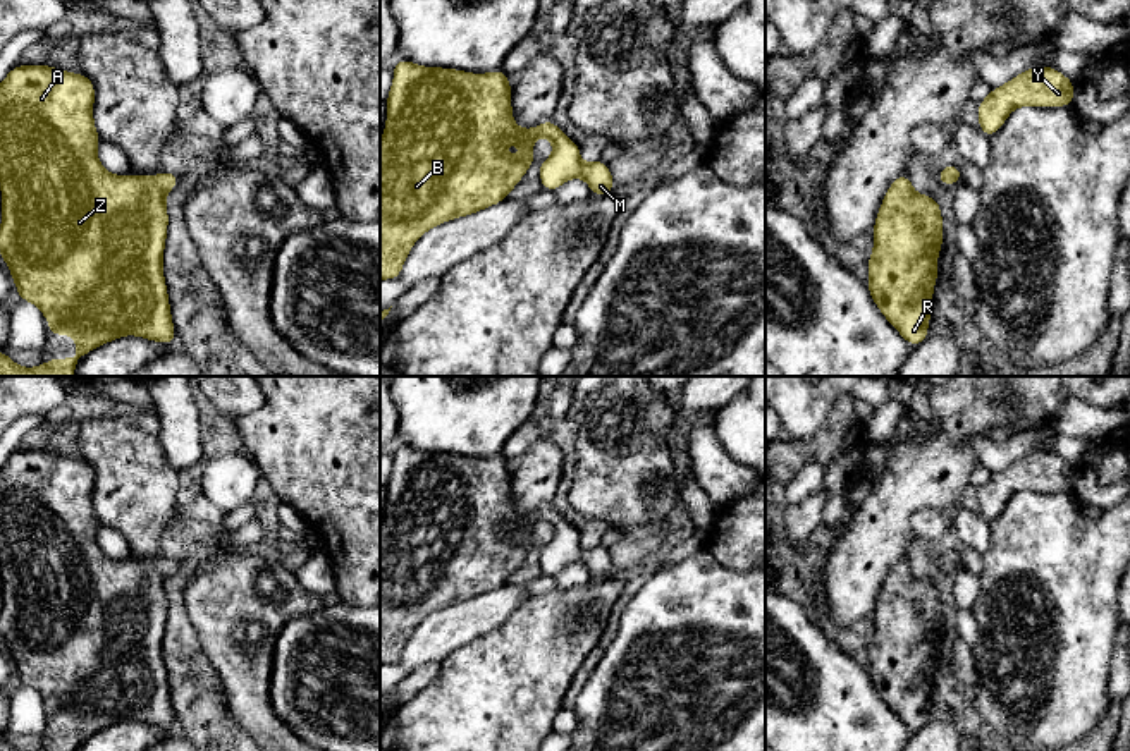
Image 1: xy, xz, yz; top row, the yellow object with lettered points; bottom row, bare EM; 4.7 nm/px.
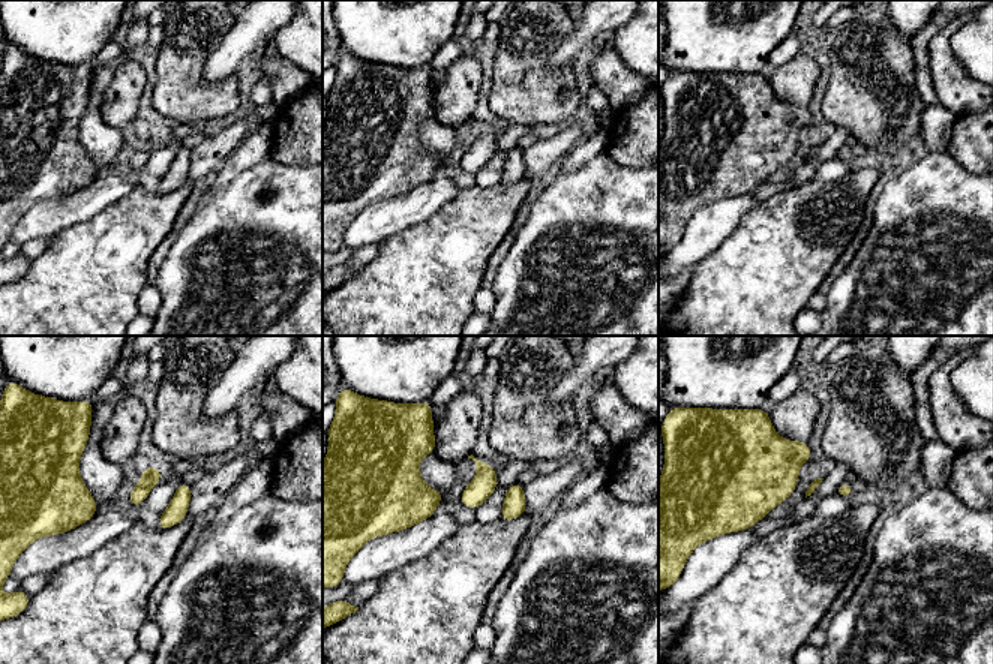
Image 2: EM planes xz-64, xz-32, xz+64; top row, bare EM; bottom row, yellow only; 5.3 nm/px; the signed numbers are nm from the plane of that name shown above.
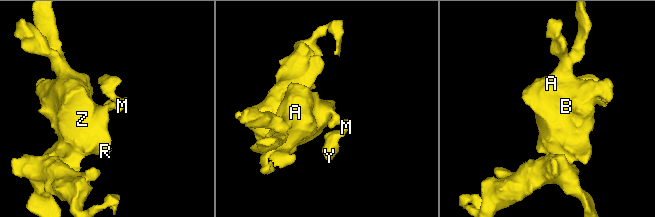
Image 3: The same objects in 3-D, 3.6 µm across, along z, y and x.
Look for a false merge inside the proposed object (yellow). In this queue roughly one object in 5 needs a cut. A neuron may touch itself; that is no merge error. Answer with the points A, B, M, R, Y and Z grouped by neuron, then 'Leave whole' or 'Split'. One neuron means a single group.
Groups: A B M R Y Z. Leave whole

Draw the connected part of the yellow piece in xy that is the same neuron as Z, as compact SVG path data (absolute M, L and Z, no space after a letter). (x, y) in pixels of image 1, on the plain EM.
M15 450L0 467L0 576L2 576L2 610L0 610L0 641L9 651L15 667L19 684L40 693L48 705L48 720L74 720L76 742L52 742L40 751L77 751L77 748L93 734L108 729L124 720L136 720L160 729L175 727L175 713L170 701L170 687L163 662L163 634L167 626L169 596L165 581L177 571L179 560L170 553L157 560L115 560L105 555L96 543L101 522L95 514L93 504L95 469L84 459L67 457L52 450Z

